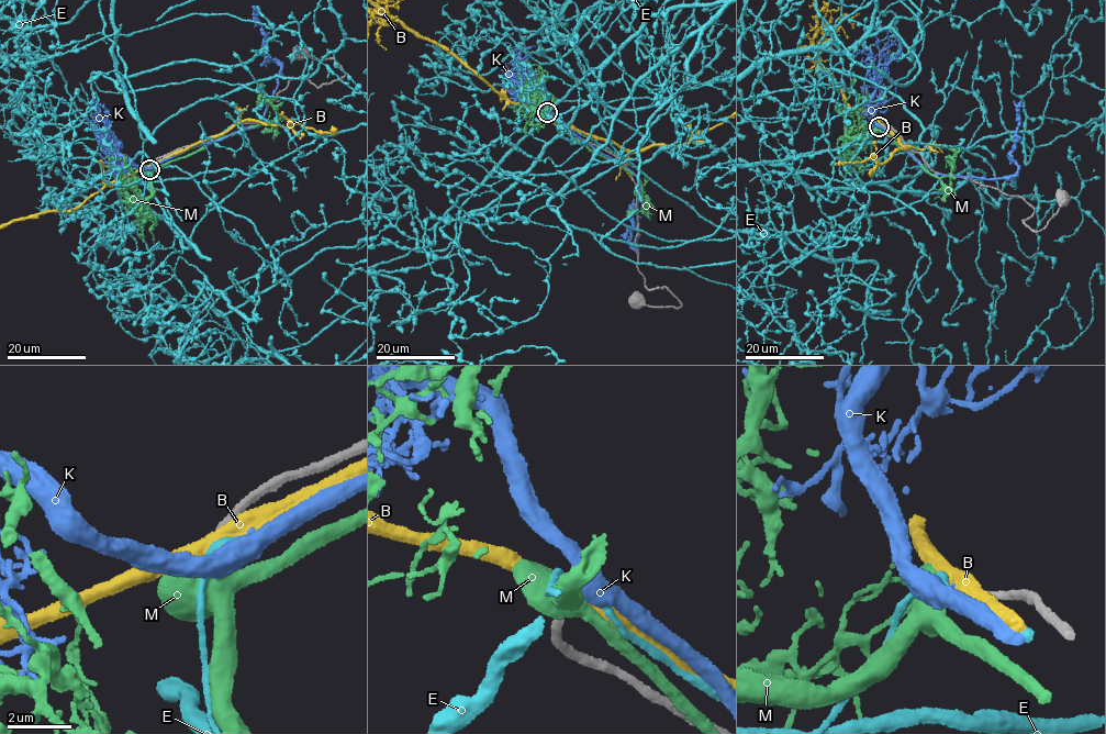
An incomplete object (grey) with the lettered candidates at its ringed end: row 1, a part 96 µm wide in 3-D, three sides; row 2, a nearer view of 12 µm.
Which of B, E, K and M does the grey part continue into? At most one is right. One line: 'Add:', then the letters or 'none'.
Add: M

